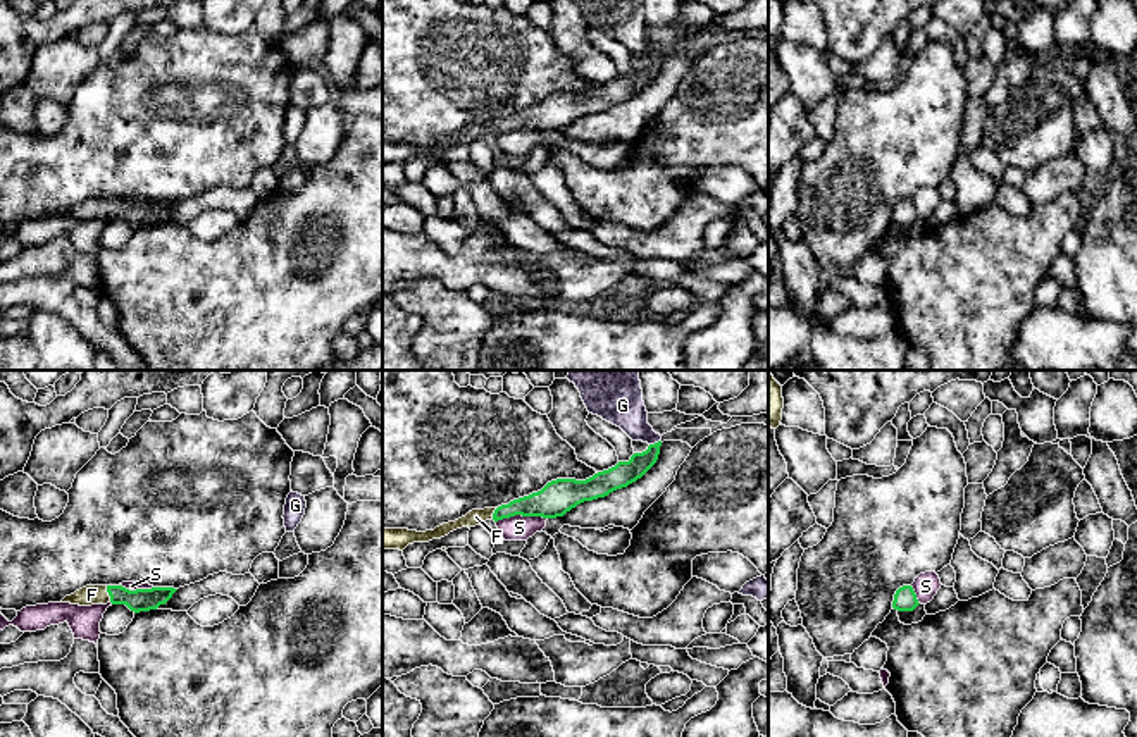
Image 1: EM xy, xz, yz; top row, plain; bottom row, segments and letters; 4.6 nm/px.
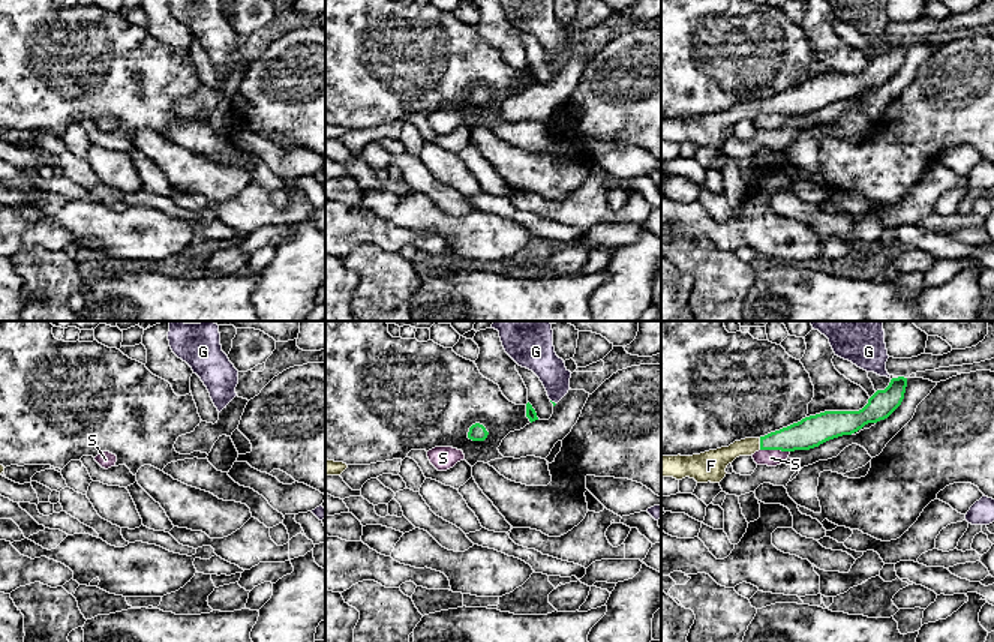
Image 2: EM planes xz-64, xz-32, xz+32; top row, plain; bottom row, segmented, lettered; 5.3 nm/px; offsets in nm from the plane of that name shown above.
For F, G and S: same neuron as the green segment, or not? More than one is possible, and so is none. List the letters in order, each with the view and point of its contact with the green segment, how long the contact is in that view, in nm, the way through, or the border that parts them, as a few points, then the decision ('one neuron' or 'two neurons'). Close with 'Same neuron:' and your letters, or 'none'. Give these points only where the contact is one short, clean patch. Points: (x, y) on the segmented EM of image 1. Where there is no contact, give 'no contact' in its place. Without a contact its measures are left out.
F: xy (109, 594) | 80 nm | across xy (142, 600), (109, 594), (92, 594) | one neuron
G: xz (655, 443) | 60 nm | along xz (660, 439), (650, 445) | two neurons
S: xz (521, 514) | 240 nm | along xz (546, 517), (510, 515), (497, 522) | two neurons
Same neuron: F

